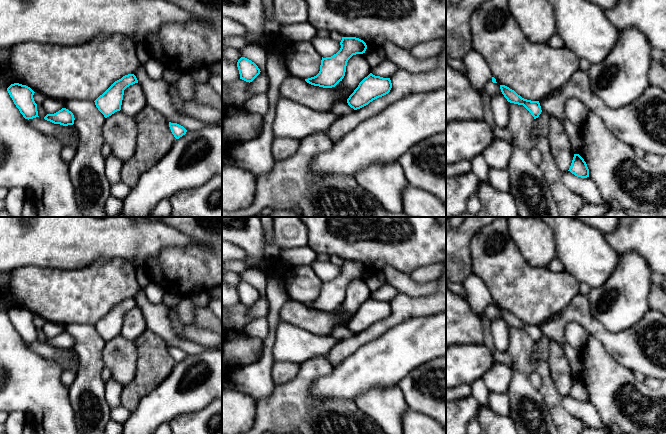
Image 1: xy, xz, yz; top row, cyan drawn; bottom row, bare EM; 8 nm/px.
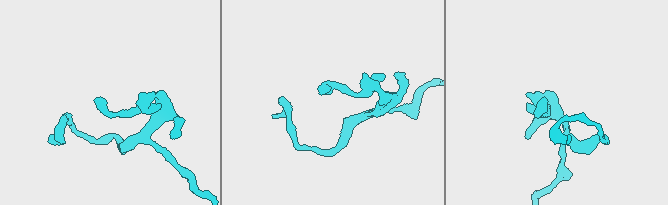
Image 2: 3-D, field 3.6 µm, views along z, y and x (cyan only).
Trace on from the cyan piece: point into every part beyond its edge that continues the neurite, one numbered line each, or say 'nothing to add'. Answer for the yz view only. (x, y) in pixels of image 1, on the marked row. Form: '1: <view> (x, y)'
1: yz (478, 71)

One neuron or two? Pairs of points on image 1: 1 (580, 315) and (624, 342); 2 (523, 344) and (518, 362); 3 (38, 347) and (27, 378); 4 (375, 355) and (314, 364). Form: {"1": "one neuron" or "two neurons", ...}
{"1": "one neuron", "2": "one neuron", "3": "two neurons", "4": "two neurons"}

